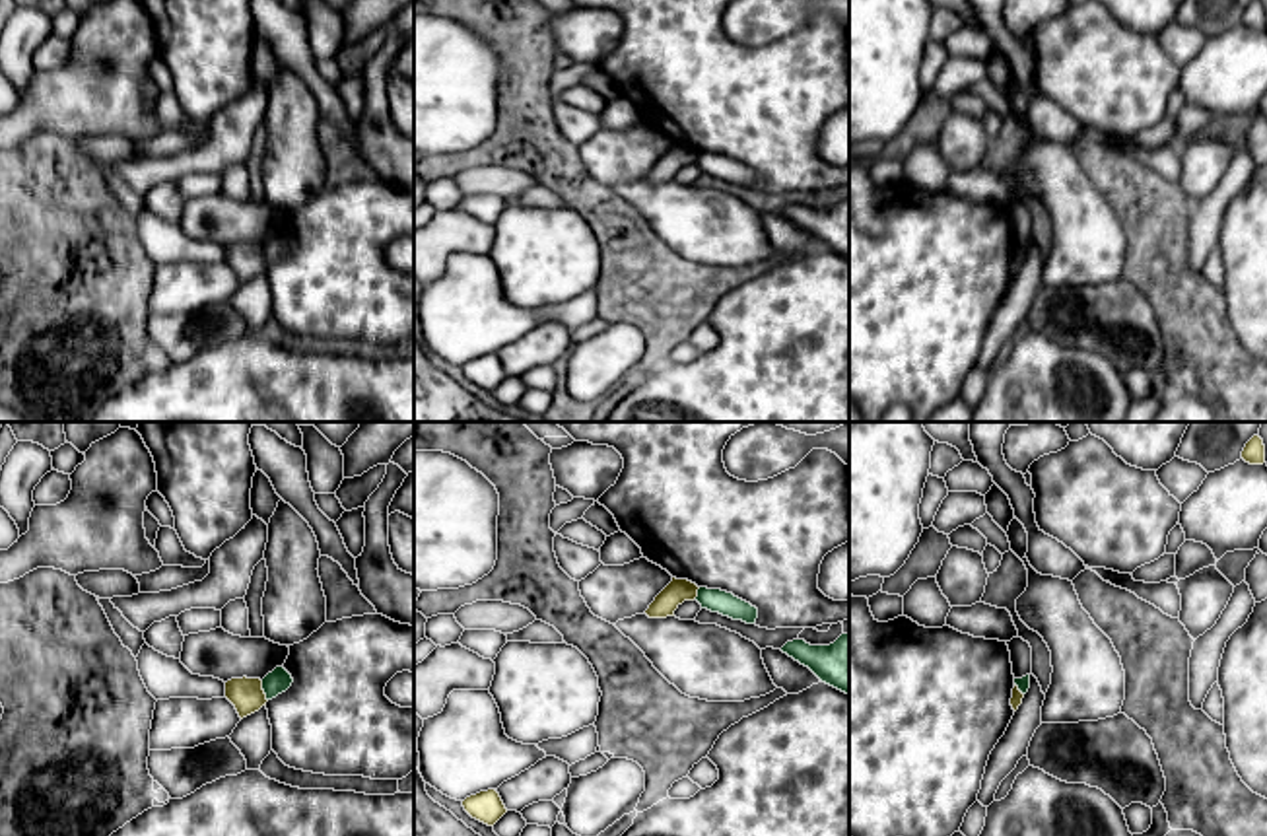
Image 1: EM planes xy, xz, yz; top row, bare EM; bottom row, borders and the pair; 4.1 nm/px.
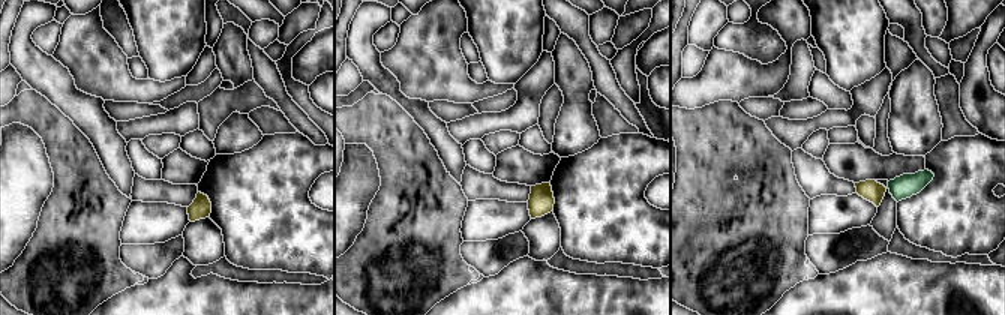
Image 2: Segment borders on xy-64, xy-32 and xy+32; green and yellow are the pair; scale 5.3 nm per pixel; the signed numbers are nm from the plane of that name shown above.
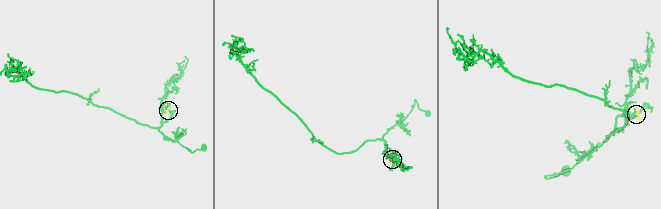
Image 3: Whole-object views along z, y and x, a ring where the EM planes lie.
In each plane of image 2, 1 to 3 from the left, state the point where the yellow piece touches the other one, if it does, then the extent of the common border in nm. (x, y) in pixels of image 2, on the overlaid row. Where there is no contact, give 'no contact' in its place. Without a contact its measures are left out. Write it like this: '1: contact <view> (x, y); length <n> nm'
1: no contact
2: no contact
3: no contact

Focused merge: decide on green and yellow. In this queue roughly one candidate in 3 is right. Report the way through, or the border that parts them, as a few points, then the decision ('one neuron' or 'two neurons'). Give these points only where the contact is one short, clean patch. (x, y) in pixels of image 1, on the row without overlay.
along xy (261, 245), (267, 265) | two neurons

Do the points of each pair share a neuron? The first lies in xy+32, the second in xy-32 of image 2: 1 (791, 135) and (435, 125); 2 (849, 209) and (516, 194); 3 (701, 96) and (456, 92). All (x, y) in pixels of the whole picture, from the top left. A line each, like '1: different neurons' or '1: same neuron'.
1: different neurons
2: different neurons
3: same neuron

